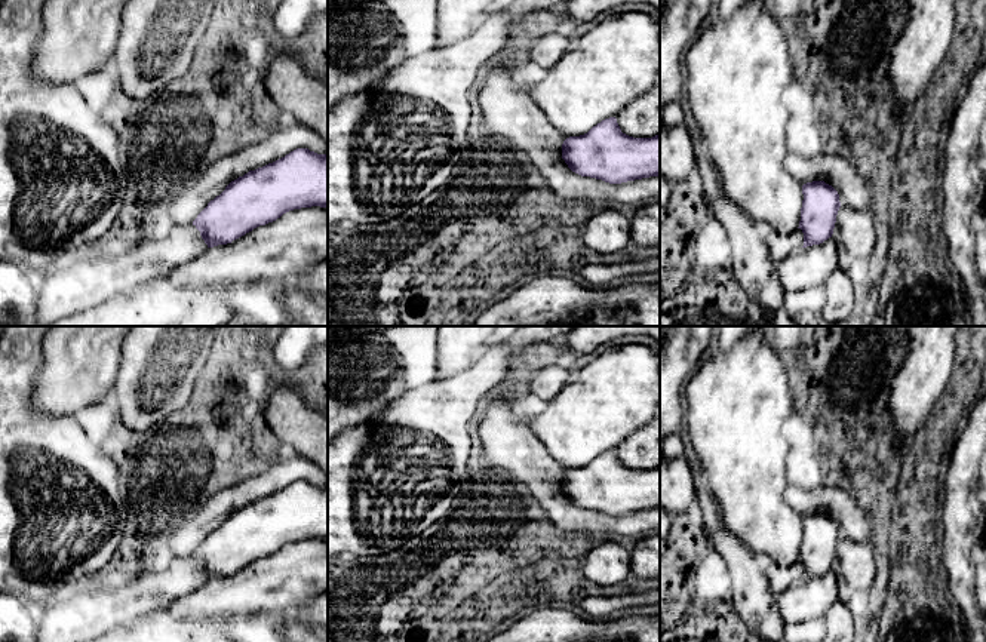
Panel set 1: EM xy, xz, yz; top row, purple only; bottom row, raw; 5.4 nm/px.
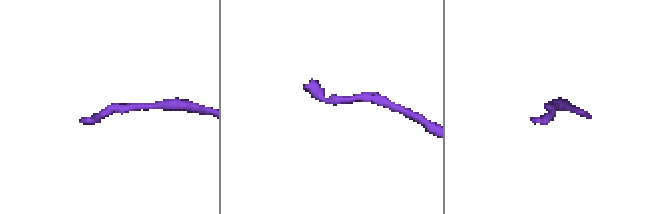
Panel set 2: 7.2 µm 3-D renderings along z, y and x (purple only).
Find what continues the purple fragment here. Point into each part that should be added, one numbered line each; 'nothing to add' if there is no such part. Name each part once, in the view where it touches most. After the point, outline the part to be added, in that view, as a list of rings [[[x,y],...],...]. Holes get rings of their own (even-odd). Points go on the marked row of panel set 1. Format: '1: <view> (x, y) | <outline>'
nothing to add

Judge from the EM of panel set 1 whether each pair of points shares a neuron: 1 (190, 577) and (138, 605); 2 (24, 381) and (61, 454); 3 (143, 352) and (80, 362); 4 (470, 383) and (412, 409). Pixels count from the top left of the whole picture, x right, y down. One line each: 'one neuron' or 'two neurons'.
1: one neuron
2: one neuron
3: two neurons
4: one neuron

